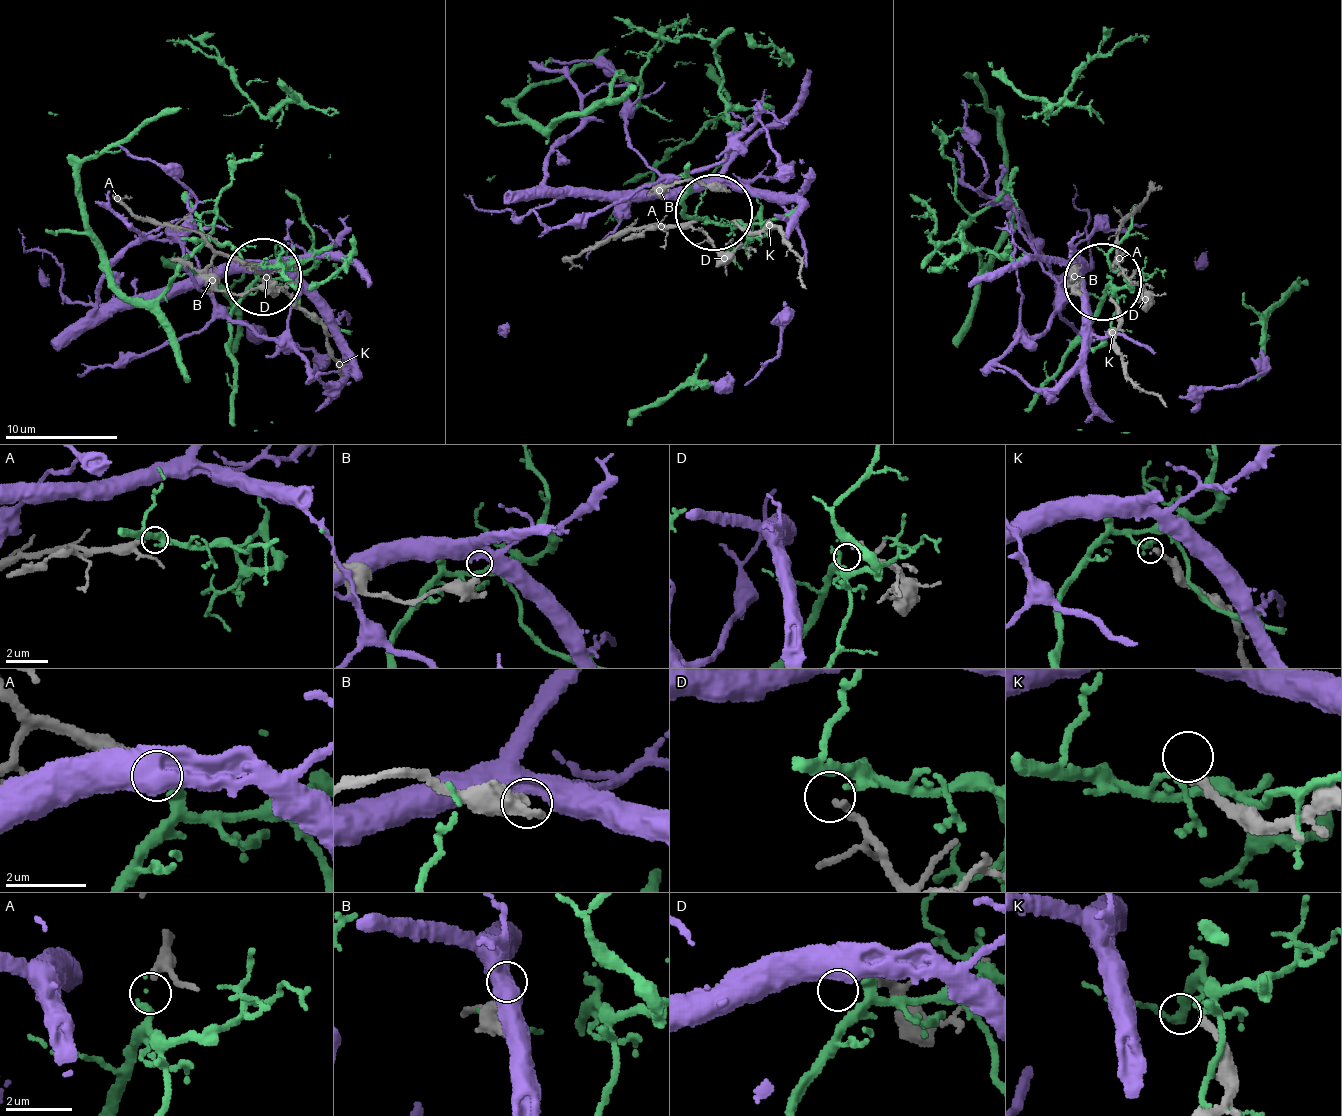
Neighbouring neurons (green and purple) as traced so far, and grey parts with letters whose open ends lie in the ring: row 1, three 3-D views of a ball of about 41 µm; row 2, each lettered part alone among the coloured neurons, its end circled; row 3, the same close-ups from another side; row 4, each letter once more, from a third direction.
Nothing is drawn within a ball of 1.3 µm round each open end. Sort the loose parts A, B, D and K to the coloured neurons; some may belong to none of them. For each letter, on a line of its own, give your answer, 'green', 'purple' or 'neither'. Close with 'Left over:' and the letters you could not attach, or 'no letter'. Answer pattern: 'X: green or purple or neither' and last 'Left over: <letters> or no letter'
A: green
B: neither
D: neither
K: neither
Left over: B, D, K

